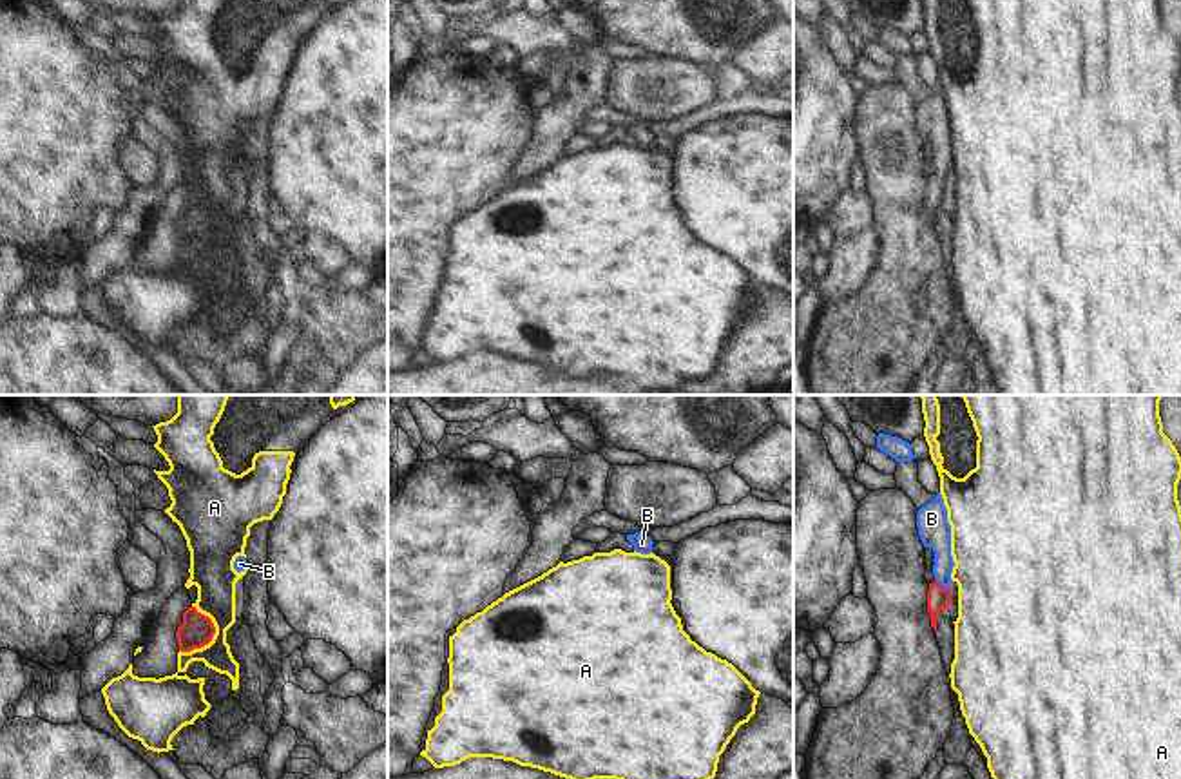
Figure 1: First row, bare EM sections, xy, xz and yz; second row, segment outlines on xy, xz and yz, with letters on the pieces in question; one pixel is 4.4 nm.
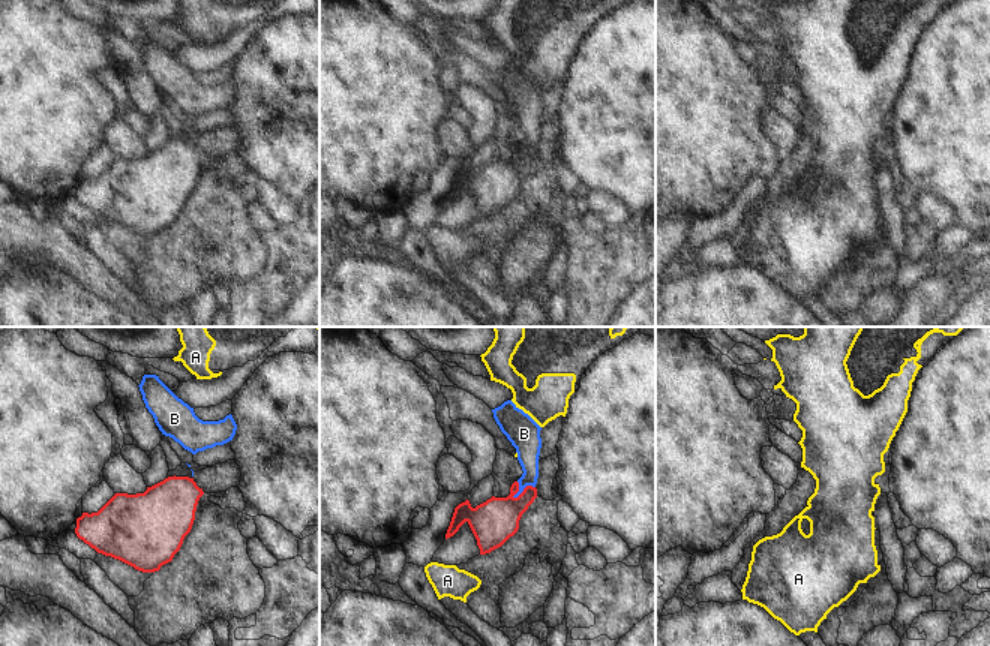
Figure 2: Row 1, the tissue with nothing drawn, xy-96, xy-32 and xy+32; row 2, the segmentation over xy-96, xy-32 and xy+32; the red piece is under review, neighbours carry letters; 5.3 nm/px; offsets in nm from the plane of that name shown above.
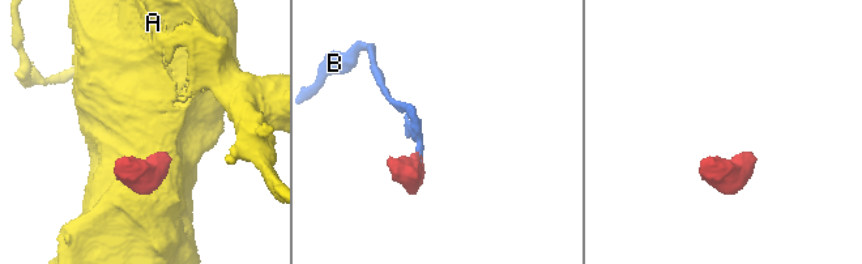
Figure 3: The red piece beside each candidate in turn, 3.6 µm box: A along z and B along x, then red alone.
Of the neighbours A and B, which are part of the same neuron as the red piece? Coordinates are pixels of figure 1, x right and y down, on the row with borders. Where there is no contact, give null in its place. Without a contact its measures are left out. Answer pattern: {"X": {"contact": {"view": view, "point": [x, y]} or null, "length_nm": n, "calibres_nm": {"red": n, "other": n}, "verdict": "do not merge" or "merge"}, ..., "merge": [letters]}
{"A": {"contact": {"view": "xy", "point": [212, 636]}, "length_nm": 220, "calibres_nm": {"red": 150, "other": 180}, "verdict": "do not merge"}, "B": {"contact": {"view": "yz", "point": [940, 586]}, "length_nm": 90, "calibres_nm": {"red": 110, "other": 140}, "verdict": "merge"}, "merge": ["B"]}

